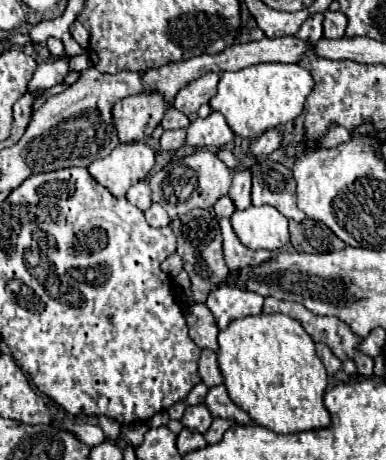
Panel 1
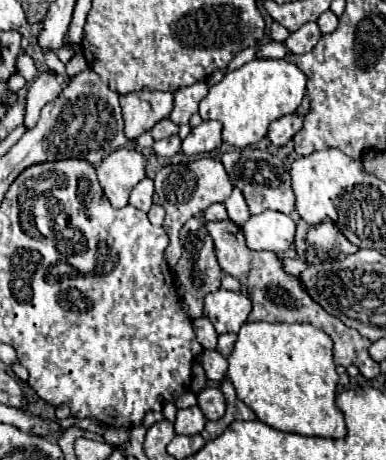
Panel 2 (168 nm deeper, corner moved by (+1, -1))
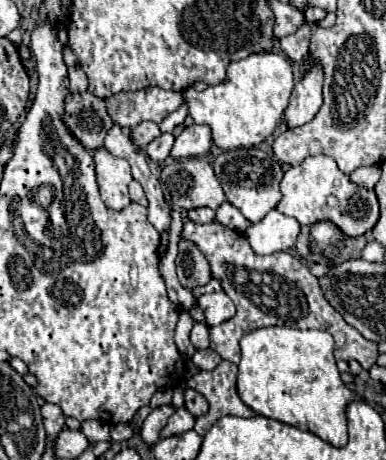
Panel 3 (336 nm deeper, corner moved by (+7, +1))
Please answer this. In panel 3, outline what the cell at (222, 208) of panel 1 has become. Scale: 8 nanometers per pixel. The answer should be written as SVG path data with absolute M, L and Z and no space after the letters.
M199 207L199 209L191 209L189 211L189 219L195 223L211 223L215 221L215 211L209 207Z

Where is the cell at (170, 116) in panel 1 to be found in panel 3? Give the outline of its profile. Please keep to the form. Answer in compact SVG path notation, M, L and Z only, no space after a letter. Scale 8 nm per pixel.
M143 121L143 123L139 123L139 125L131 131L131 135L133 135L133 139L137 141L137 145L145 149L153 139L157 139L157 137L161 135L161 131L159 131L159 125L157 125L157 123L153 123L153 121Z

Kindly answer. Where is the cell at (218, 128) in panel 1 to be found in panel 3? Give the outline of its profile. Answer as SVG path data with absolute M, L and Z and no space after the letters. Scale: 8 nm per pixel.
M191 125L181 131L179 137L175 137L175 145L171 149L173 159L185 159L185 157L201 157L211 147L211 129L207 125Z

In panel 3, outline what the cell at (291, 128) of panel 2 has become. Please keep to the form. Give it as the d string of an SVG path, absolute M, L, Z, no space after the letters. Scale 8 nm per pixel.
M313 65L311 71L307 75L303 75L293 89L293 97L283 113L285 127L301 127L315 117L317 109L323 103L321 85L323 85L321 67Z

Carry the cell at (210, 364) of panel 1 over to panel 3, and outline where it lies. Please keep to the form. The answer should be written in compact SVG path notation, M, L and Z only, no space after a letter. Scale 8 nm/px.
M199 349L199 351L193 355L193 363L195 363L201 371L213 371L213 369L221 363L221 357L219 357L219 353L215 353L213 349Z

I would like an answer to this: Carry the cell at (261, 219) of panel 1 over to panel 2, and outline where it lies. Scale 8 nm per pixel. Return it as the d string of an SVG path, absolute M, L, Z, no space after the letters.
M263 211L259 215L251 215L243 225L243 233L249 249L283 253L293 245L295 221L279 211Z

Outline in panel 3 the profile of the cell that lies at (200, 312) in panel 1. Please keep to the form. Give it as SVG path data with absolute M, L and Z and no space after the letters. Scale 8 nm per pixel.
M195 323L191 331L191 343L197 349L207 349L209 347L209 327L205 323Z

